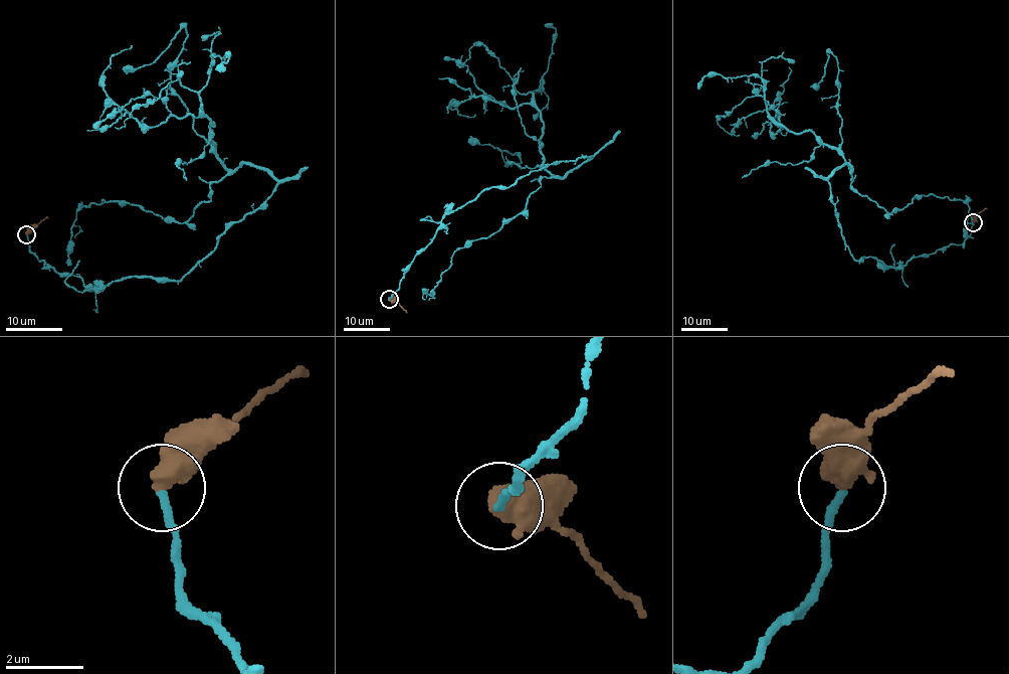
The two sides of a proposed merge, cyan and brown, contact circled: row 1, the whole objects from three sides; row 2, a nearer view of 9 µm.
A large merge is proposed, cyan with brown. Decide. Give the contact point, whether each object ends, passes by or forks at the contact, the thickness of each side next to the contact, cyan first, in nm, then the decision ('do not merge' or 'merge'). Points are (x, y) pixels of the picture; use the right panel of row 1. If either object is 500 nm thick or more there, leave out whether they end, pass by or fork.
at (973, 222); 200 nm thick on the cyan side, 650 nm on the other; merge

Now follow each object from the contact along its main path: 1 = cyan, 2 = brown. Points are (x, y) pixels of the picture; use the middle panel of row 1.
1: (389, 299), (446, 214), (594, 154), (540, 177), (525, 208), (459, 247), (425, 289)
2: (389, 299), (407, 313)

